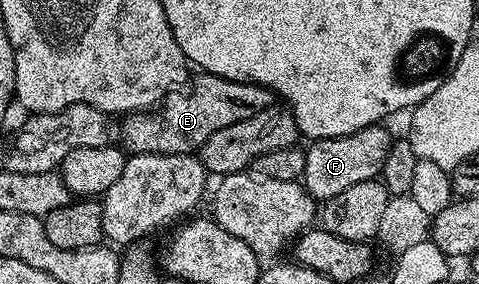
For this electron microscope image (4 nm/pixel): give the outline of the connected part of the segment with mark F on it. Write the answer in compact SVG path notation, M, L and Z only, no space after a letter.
M383 123L371 124L362 130L354 130L354 134L313 140L307 145L302 183L313 200L329 200L334 198L334 194L342 194L342 190L349 186L358 186L358 182L377 179L383 173L386 154L390 154L394 139L393 133L388 133L384 127Z

